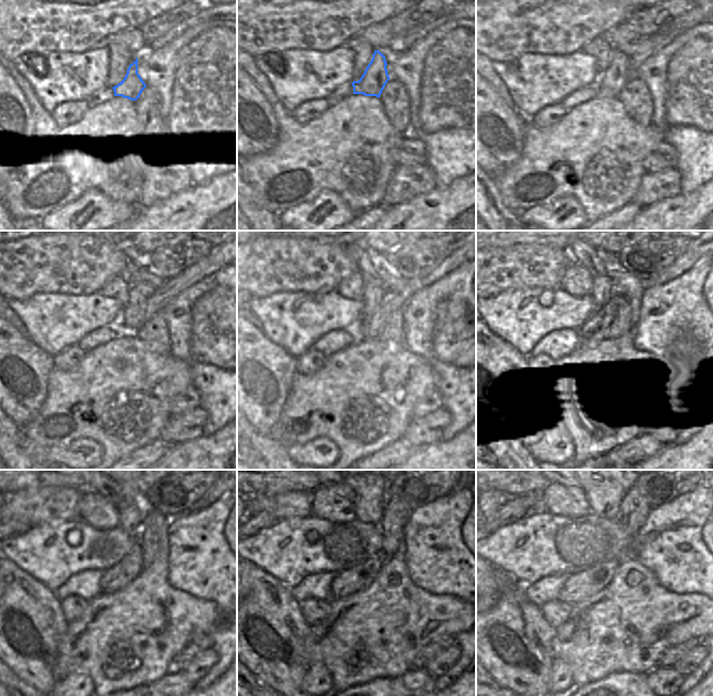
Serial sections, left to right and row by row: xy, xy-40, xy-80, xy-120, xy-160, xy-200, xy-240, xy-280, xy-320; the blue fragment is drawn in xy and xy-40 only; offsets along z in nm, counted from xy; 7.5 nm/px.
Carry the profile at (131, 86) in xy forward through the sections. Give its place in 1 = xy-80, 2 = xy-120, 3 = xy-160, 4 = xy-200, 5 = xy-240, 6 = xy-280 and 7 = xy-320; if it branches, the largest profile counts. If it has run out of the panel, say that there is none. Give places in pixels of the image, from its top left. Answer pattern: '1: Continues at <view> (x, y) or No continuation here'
1: Continues at xy-80 (613, 79)
2: Continues at xy-120 (132, 317)
3: Continues at xy-160 (373, 295)
4: Continues at xy-200 (603, 289)
5: Continues at xy-240 (132, 508)
6: Continues at xy-280 (369, 491)
7: Continues at xy-320 (604, 491).

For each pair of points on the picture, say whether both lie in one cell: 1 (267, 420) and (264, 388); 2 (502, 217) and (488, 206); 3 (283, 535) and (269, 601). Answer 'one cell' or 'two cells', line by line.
1: one cell
2: one cell
3: two cells

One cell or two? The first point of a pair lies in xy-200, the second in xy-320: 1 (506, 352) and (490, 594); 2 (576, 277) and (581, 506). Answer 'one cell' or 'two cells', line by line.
1: two cells
2: one cell

